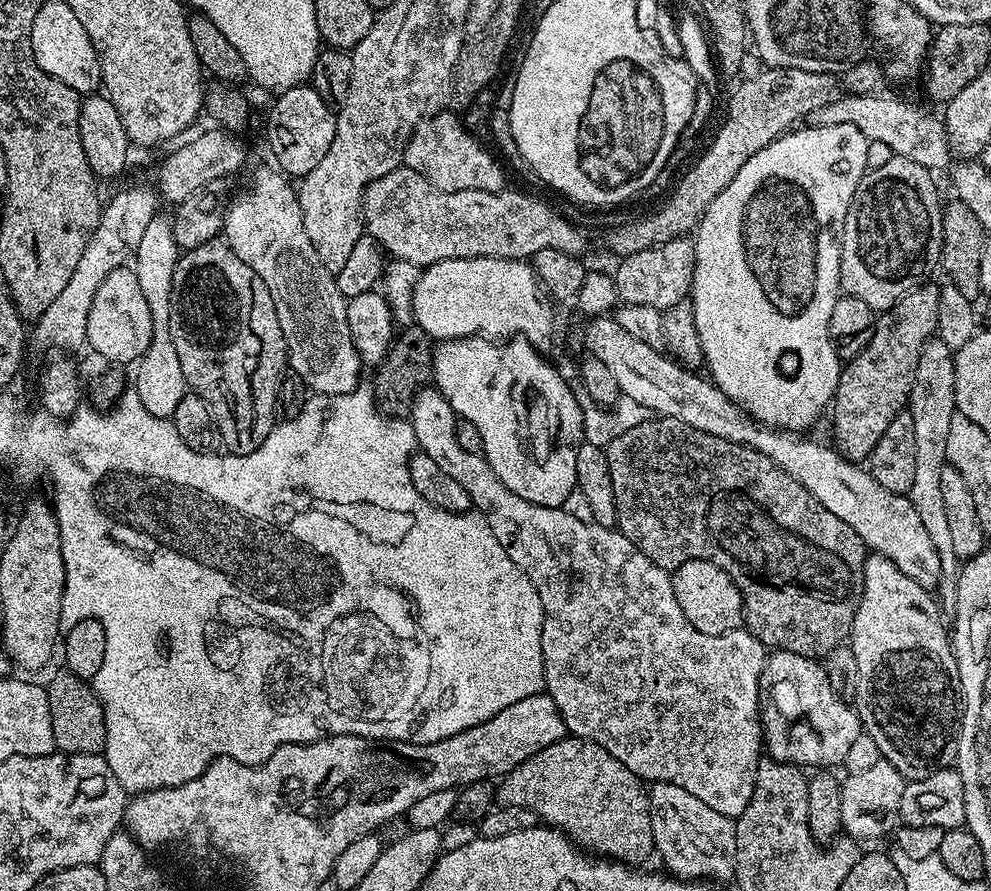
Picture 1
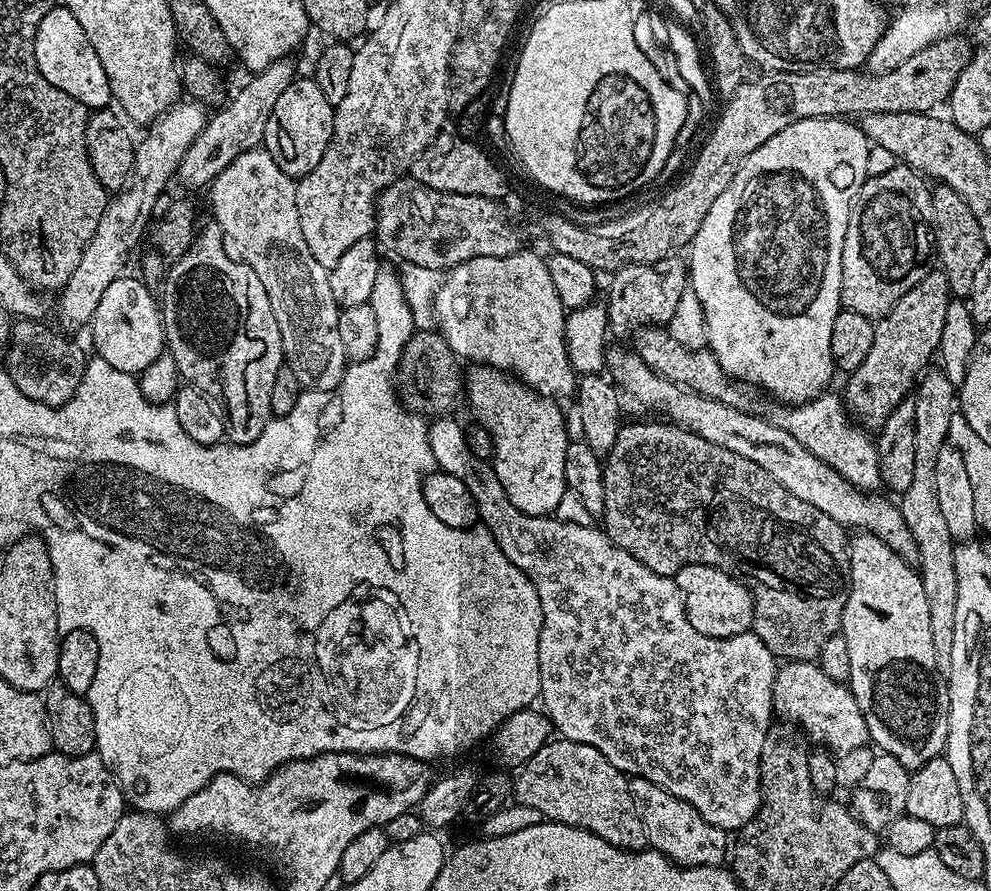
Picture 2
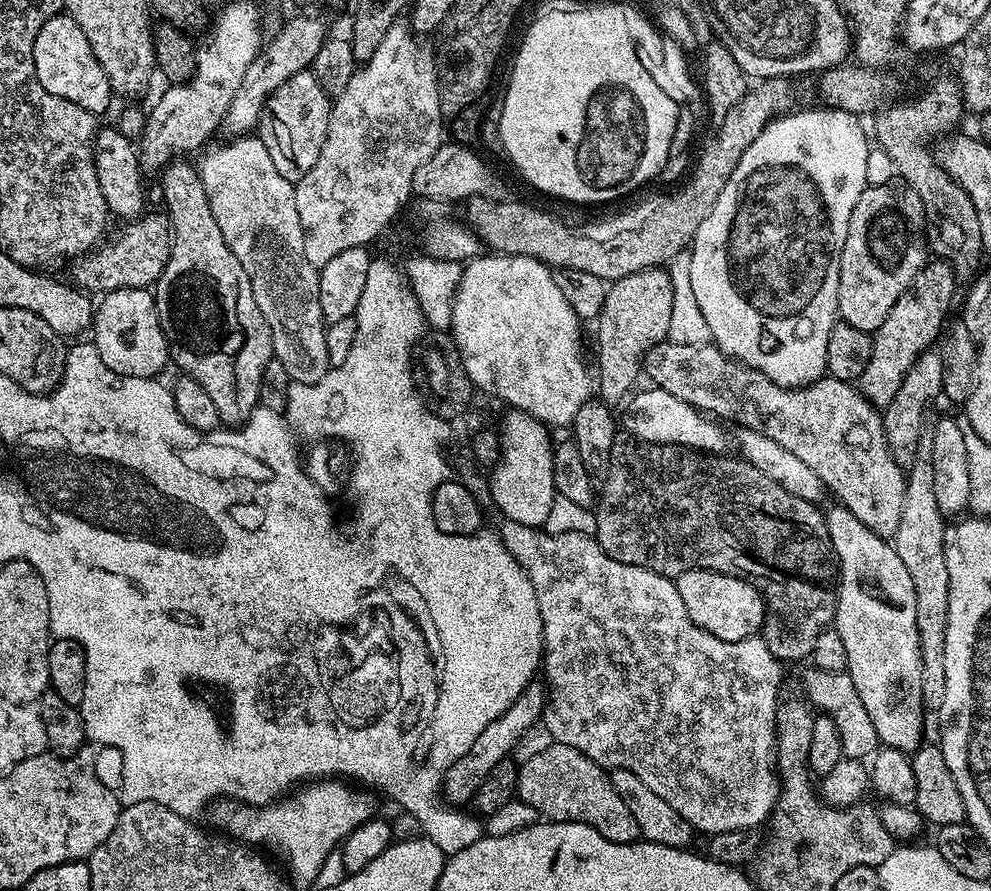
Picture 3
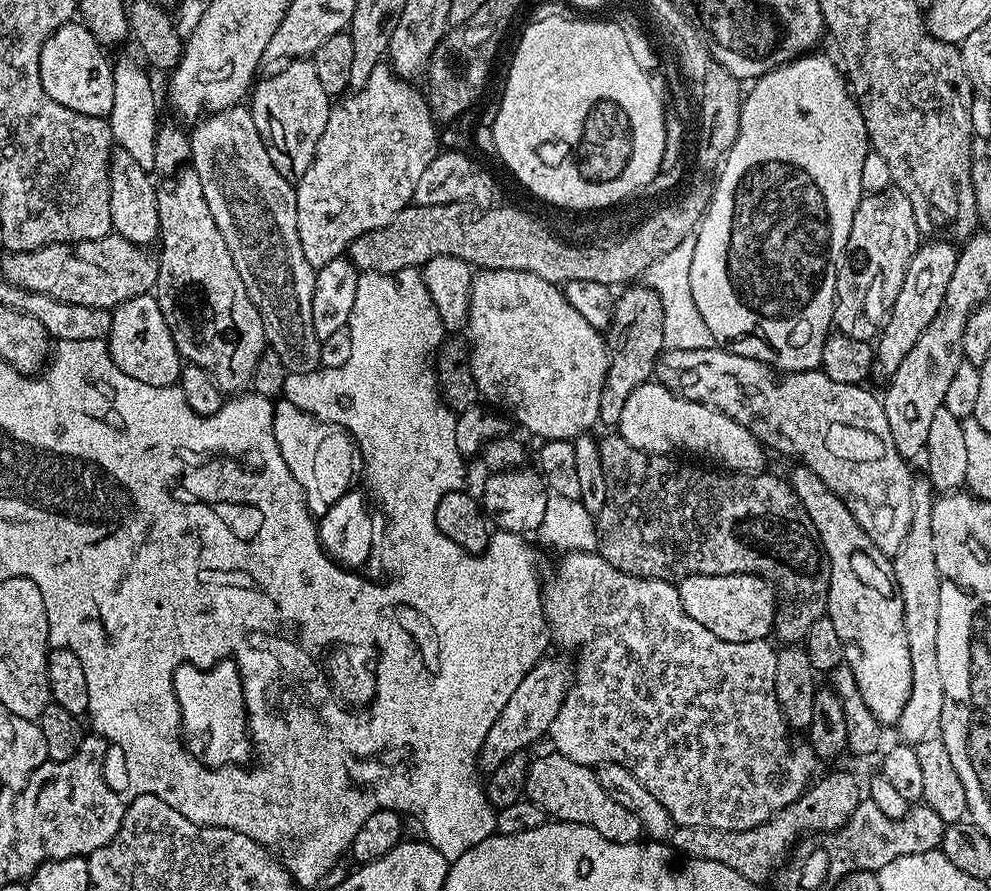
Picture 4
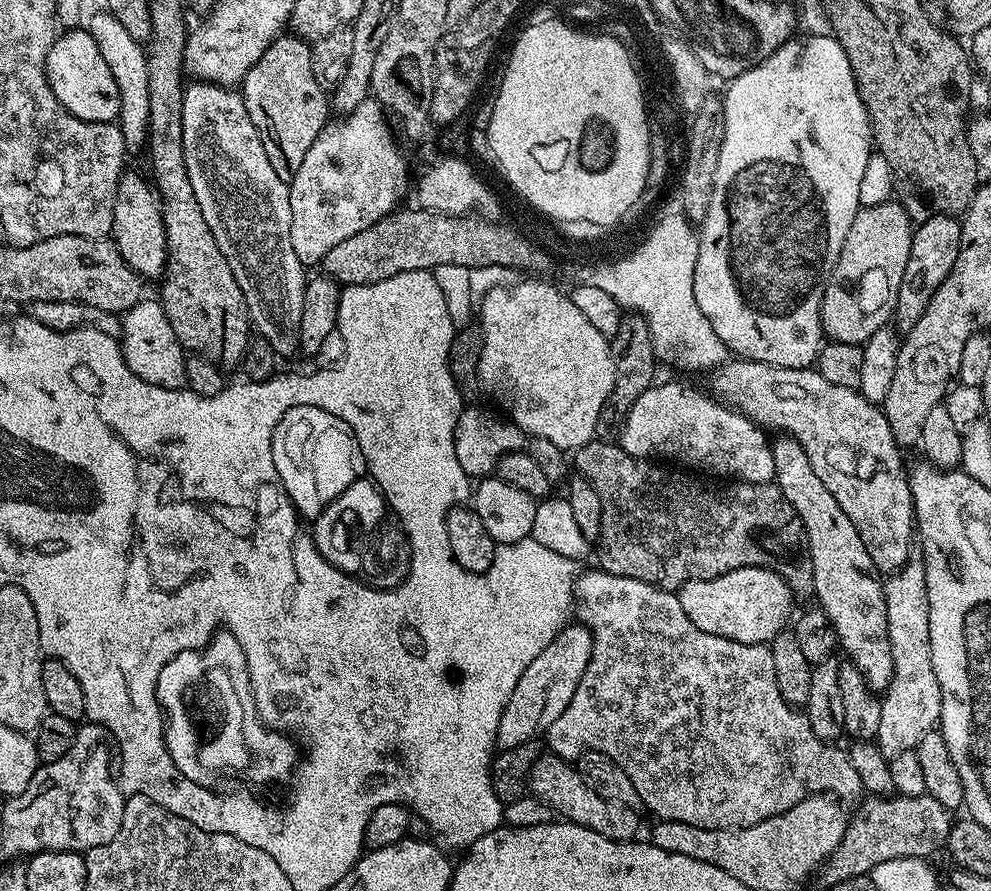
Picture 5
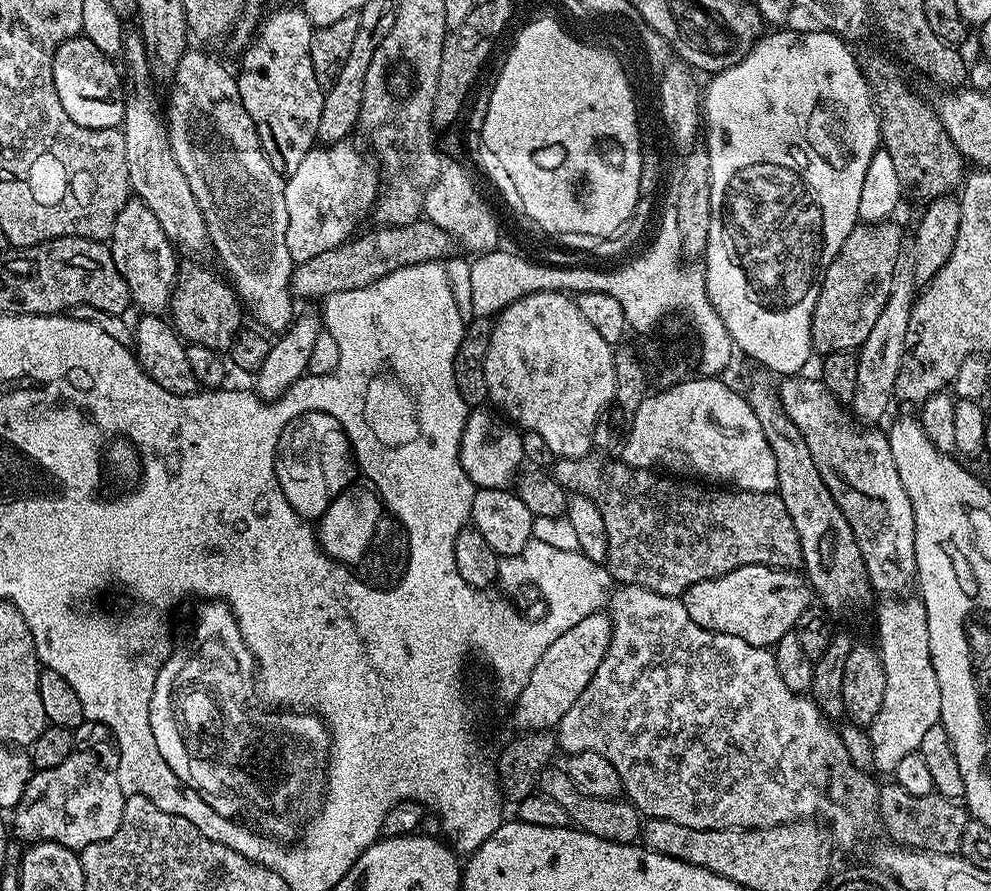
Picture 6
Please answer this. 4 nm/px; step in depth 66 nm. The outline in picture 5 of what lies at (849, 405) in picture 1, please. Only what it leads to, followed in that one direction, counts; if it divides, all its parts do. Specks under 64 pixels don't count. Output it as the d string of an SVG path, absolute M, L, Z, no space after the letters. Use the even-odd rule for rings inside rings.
M932 214L928 219L919 221L912 233L910 258L906 262L906 270L902 274L902 286L898 290L894 320L901 329L913 328L922 318L926 306L930 306L930 298L934 298L934 290L942 286L946 274L954 270L954 262L958 262L960 253L961 221L947 214Z

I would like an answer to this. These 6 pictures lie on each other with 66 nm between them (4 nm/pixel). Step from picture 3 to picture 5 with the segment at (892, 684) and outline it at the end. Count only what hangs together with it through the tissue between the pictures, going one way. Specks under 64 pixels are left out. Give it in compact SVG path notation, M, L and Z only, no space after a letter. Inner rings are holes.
M777 435L771 441L772 453L774 454L774 483L782 490L786 502L798 514L802 526L806 530L808 539L808 556L812 559L812 569L814 570L814 596L817 596L819 607L830 618L830 622L836 631L836 638L839 647L844 648L847 659L866 678L866 682L873 692L880 694L887 689L892 681L892 671L894 662L890 654L890 642L888 641L888 623L886 622L886 602L884 601L884 584L876 581L877 570L862 538L858 538L858 530L850 518L838 506L834 494L826 490L826 485L822 483L822 478L814 474L814 466L810 466L810 458L806 458L806 450L793 436Z

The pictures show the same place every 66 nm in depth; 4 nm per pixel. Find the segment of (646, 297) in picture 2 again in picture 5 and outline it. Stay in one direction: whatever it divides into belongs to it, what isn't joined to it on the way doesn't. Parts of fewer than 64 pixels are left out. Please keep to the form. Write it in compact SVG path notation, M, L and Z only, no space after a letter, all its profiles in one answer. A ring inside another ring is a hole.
M639 314L625 315L622 326L618 326L618 334L611 337L610 343L612 357L616 359L616 386L612 390L612 399L604 403L602 414L598 414L595 439L615 441L622 431L630 406L646 389L651 388L657 379L658 361L648 324Z

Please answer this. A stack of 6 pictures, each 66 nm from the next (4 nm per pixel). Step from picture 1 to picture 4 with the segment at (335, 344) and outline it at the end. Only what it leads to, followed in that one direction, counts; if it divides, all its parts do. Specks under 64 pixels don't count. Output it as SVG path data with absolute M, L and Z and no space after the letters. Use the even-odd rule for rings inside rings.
M237 106L213 112L195 121L191 129L192 165L198 170L202 182L202 194L206 194L206 206L214 214L214 222L226 242L226 250L234 258L242 282L246 282L246 294L260 311L264 339L267 347L278 358L289 374L306 374L320 368L320 339L314 334L312 299L316 269L306 262L302 254L302 242L298 242L298 210L293 181L282 178L270 162L270 154L260 140L258 126L254 126L251 107Z

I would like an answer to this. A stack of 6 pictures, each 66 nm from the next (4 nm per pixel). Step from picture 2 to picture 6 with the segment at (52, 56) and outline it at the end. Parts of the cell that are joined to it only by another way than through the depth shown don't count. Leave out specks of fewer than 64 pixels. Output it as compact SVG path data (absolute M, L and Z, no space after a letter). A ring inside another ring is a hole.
M83 34L63 40L54 54L54 90L58 90L58 102L62 102L62 110L78 122L78 126L86 126L94 130L116 130L124 122L124 81L121 69L113 57L98 50Z

